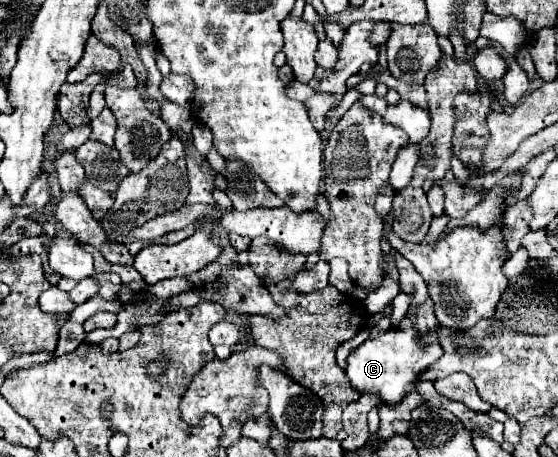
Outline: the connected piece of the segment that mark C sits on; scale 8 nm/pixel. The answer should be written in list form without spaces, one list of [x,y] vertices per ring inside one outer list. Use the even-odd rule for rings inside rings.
[[[431,298],[427,299],[417,309],[417,321],[409,323],[409,317],[403,319],[403,323],[397,329],[389,329],[377,339],[363,341],[355,353],[347,357],[347,377],[355,391],[361,395],[373,393],[377,395],[385,405],[397,405],[401,403],[409,393],[411,387],[419,381],[419,375],[441,357],[441,347],[437,343],[435,329],[439,327],[435,315],[434,303]]]

